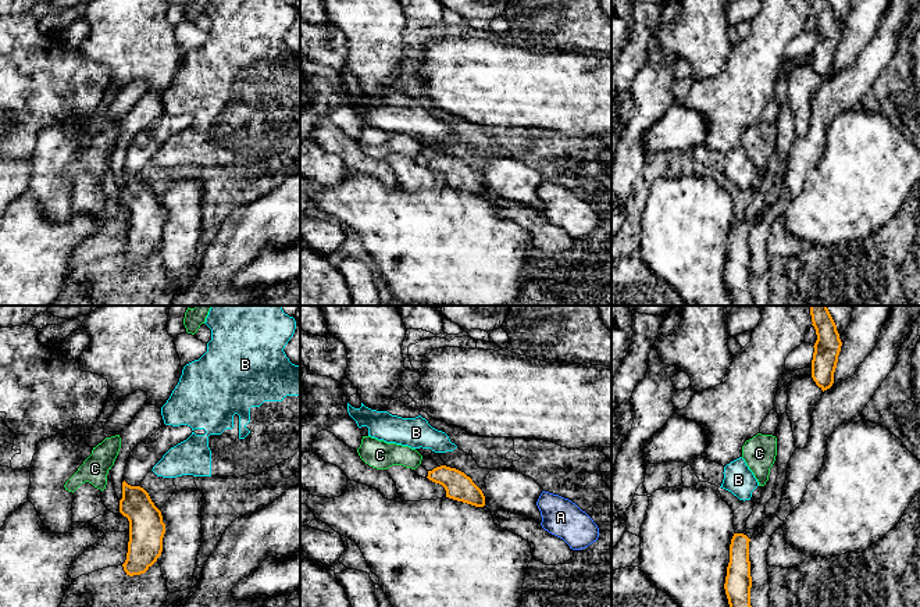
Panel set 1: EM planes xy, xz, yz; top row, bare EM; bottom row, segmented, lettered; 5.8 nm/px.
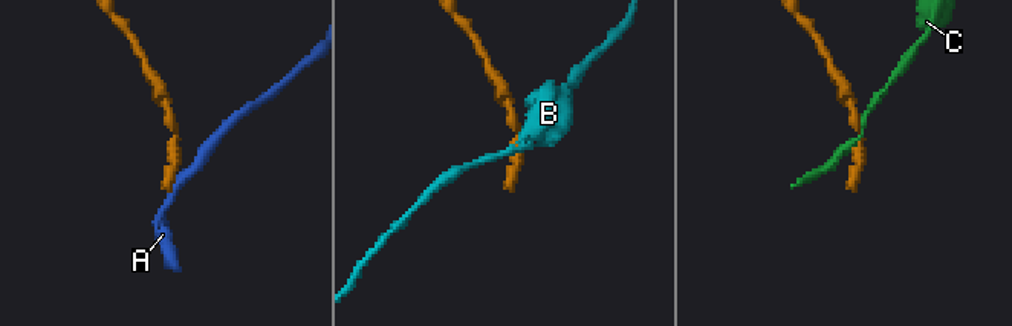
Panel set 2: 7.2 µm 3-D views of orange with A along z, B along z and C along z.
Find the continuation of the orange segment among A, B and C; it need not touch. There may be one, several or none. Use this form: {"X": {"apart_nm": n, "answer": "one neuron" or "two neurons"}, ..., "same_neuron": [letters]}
{"A": {"apart_nm": 300, "answer": "two neurons"}, "B": {"apart_nm": 80, "answer": "two neurons"}, "C": {"apart_nm": 70, "answer": "two neurons"}, "same_neuron": []}

